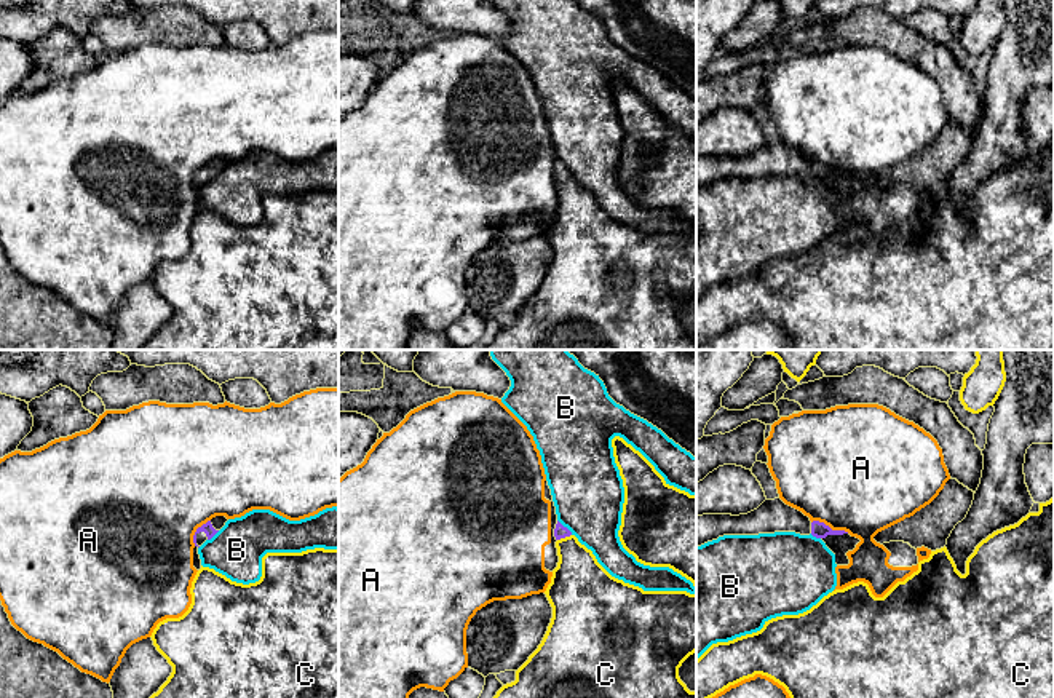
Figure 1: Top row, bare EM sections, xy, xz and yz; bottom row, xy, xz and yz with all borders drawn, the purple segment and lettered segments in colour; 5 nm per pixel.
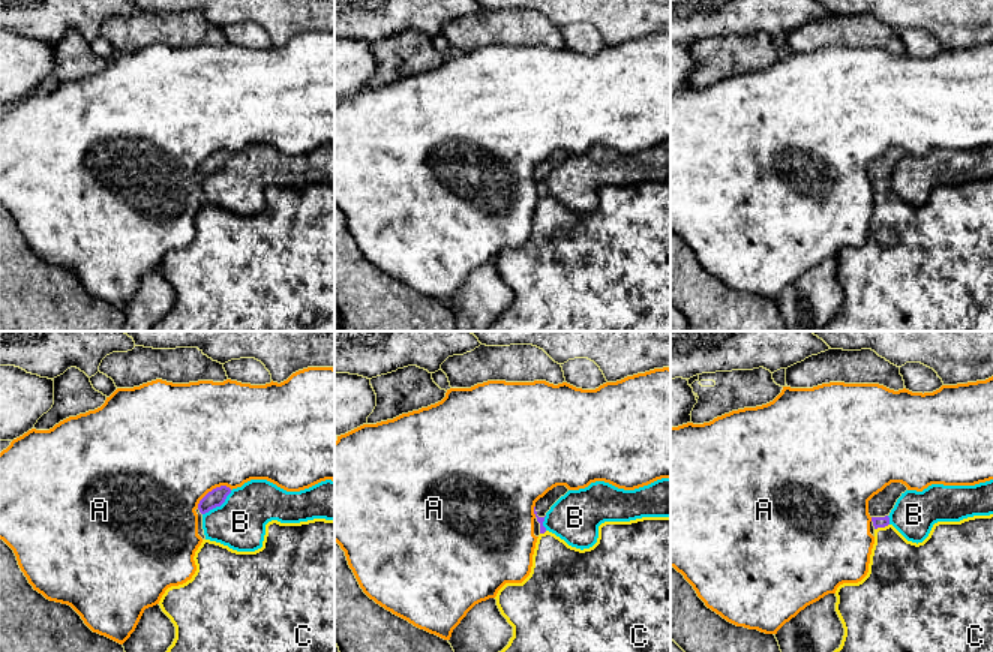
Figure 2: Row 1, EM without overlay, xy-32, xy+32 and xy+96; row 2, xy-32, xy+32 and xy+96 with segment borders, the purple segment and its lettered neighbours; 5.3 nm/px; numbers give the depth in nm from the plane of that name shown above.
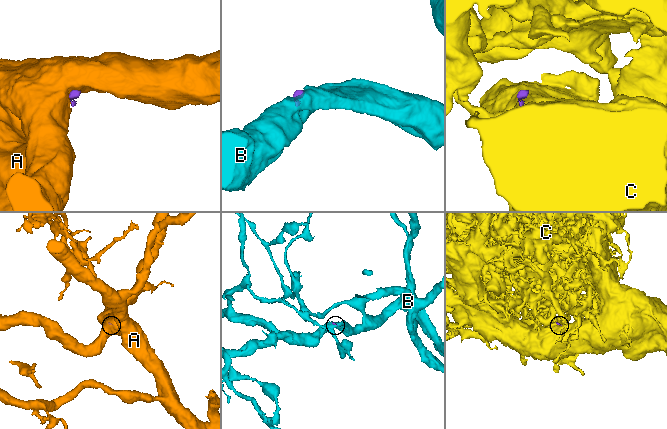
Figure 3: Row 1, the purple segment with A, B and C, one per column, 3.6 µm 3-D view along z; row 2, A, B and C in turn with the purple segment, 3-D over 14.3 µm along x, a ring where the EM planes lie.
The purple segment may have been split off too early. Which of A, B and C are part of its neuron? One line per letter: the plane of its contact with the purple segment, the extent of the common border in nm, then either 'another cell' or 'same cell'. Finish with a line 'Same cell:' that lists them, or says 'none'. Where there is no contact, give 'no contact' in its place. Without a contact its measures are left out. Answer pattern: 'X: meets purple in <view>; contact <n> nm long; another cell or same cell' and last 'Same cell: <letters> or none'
A: meets purple in yz; contact 200 nm long; another cell
B: meets purple in xz; contact 110 nm long; another cell
C: meets purple in xz; contact 80 nm long; another cell
Same cell: none

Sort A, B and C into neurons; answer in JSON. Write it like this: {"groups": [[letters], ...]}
{"groups": [["A"], ["B"], ["C"]]}

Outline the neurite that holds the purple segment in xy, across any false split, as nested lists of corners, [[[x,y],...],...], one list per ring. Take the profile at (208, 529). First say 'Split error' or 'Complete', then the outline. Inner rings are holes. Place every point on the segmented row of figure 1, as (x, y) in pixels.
Split error. [[[216,516],[201,527],[196,529],[193,535],[195,546],[201,546],[206,540],[211,540],[227,522],[225,516]]]

